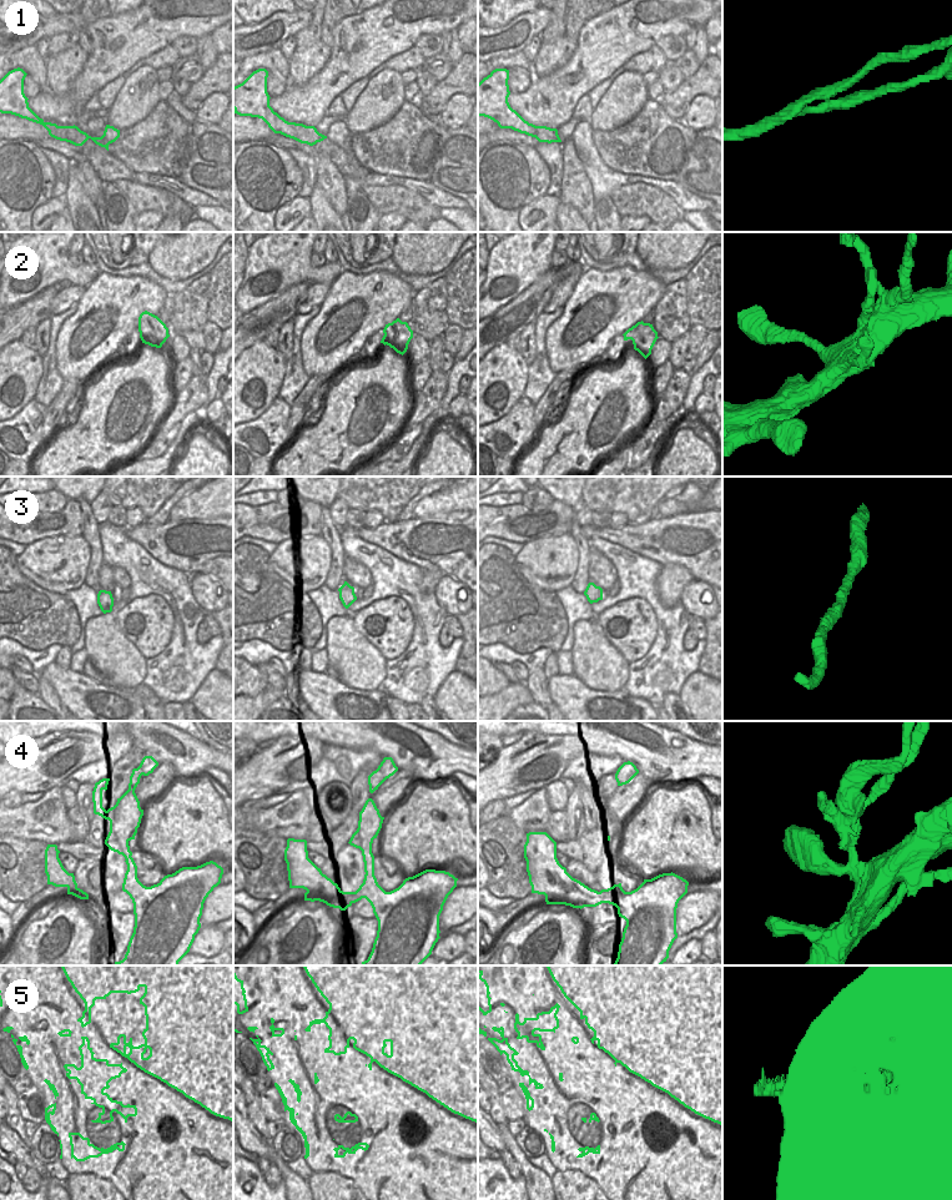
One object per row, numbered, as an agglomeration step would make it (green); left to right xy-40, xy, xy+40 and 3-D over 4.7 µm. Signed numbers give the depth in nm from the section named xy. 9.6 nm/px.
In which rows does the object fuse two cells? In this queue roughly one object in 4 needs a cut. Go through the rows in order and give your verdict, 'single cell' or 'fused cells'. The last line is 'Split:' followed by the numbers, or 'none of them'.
1: fused cells
2: fused cells
3: single cell
4: fused cells
5: single cell
Split: 1, 2, 4

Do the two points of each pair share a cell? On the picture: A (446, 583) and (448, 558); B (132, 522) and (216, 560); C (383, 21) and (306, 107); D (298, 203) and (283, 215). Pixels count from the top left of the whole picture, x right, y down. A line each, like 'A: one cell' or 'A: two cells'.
A: two cells
B: two cells
C: one cell
D: one cell

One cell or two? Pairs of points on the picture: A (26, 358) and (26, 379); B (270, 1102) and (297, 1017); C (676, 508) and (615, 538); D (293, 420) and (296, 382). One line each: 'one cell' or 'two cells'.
A: one cell
B: two cells
C: two cells
D: two cells

